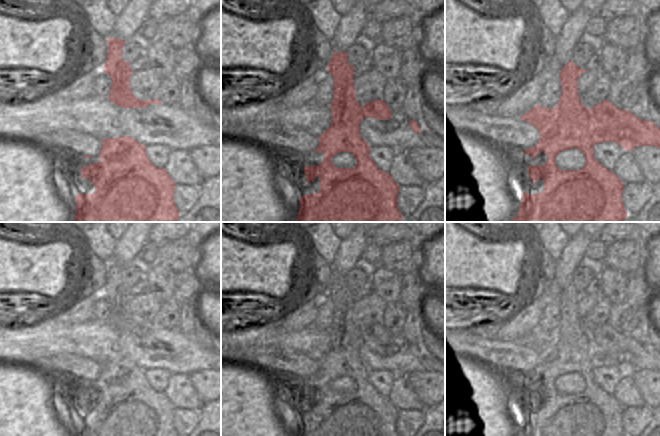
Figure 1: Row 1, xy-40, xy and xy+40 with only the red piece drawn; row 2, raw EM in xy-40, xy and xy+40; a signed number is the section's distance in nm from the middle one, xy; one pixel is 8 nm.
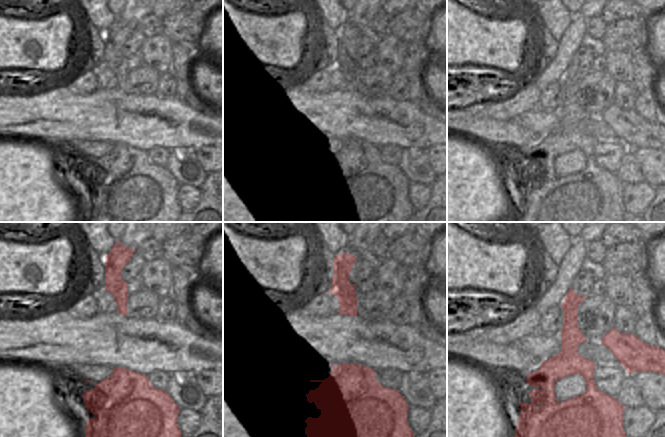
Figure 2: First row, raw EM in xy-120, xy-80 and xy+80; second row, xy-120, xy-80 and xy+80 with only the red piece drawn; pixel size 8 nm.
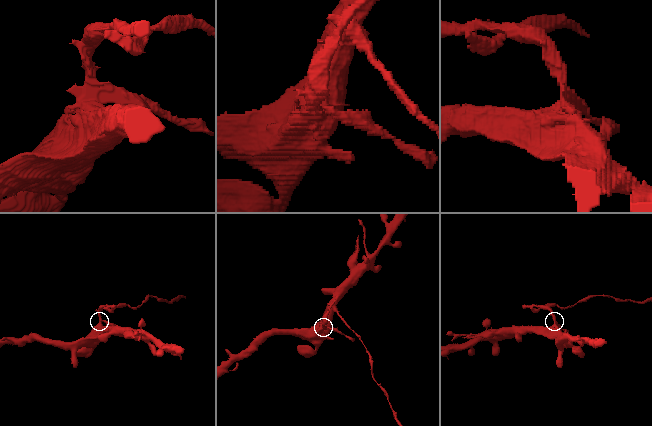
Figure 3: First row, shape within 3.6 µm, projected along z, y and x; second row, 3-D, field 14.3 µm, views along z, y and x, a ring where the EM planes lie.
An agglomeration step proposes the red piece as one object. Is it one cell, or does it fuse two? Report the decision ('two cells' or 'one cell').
two cells

